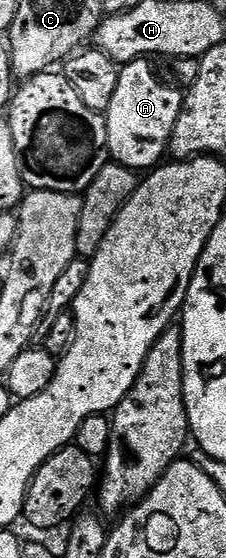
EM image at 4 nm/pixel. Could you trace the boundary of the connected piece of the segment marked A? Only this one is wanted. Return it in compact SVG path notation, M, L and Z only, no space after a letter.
M148 59L133 60L119 74L119 86L111 106L103 113L107 126L109 155L116 163L134 170L152 170L166 159L169 139L181 113L182 89L172 88L157 77Z

